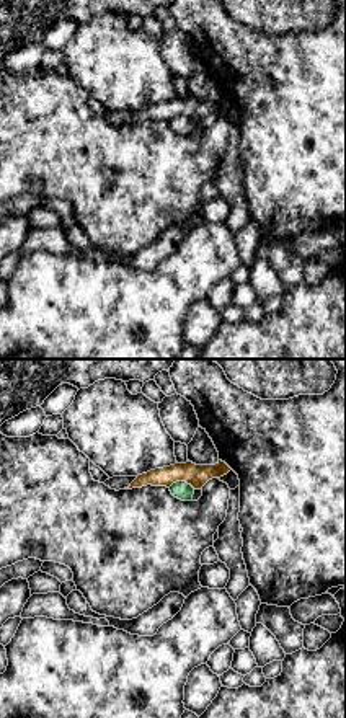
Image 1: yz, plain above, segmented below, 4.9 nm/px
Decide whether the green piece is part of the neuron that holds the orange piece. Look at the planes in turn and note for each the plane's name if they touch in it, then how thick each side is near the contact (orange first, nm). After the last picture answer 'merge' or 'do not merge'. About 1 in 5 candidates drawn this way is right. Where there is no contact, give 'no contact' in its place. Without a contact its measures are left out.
yz | 110/90 nm

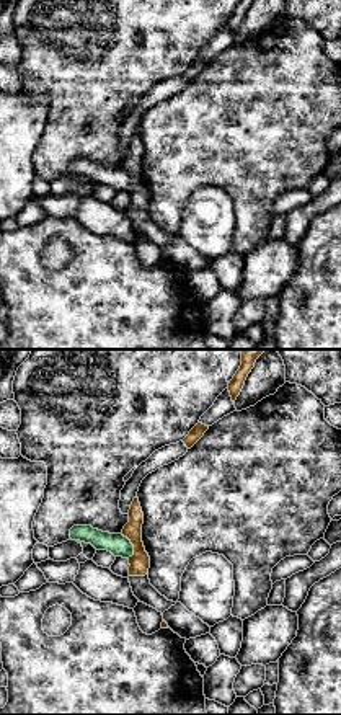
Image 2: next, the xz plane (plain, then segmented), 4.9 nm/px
xz | 100/110 nm

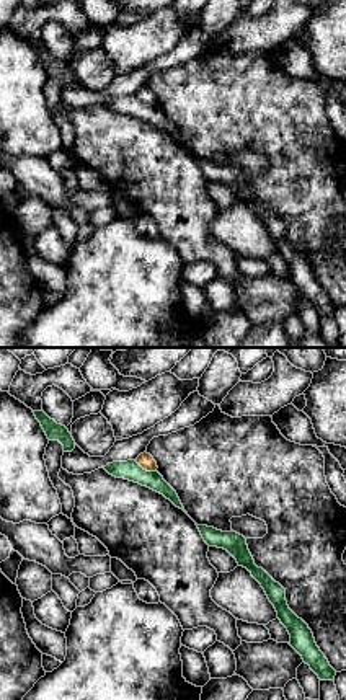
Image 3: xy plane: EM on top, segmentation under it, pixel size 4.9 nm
xy | 80/100 nm

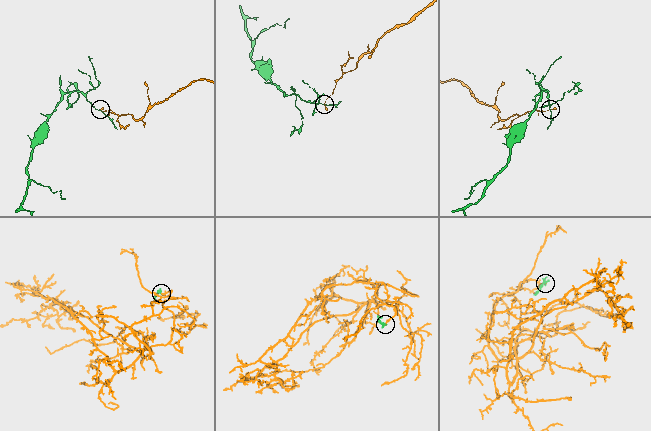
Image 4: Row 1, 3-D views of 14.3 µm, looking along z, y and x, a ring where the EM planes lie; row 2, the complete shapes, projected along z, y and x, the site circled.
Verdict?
do not merge

